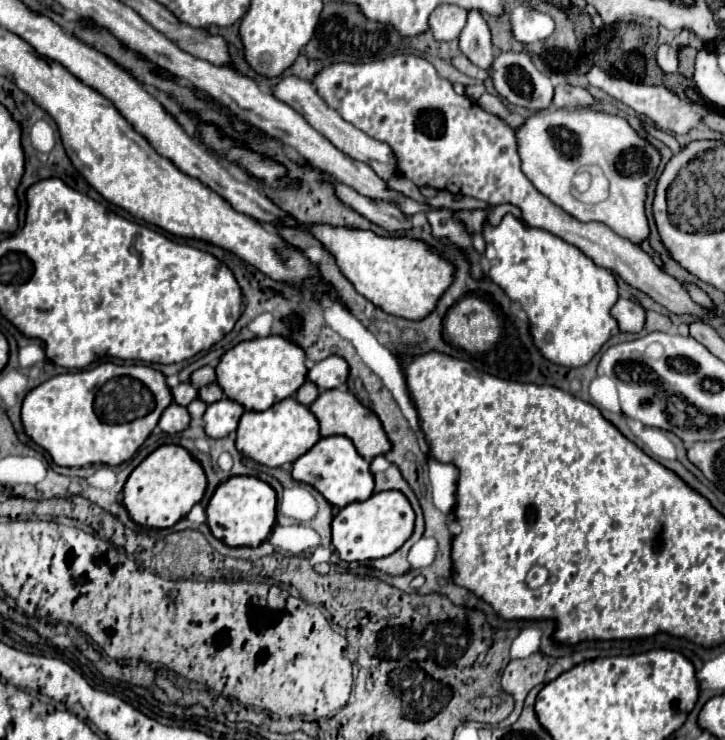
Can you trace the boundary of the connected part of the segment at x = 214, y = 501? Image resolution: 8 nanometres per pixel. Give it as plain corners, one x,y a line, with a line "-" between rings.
230,477
216,487
208,501
206,517
216,539
230,547
256,547
268,537
276,521
276,493
268,483
256,477

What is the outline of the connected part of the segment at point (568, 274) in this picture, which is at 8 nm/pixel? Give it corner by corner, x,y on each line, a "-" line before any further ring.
504,215
500,225
484,227
486,239
486,259
490,259
490,279
504,289
504,293
522,303
530,319
530,335
540,353
562,367
582,367
586,365
610,339
612,331
618,327
610,309
618,301
618,285
612,271
598,267
588,255
578,247
562,241
560,237
534,227
524,227
514,215

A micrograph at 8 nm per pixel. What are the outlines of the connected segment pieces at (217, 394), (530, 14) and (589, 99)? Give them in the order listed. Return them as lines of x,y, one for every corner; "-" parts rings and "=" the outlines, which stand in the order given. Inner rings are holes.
210,383
210,385
204,385
198,389
198,397
204,401
204,403
214,403
218,399
224,397
222,389
216,385
216,383
=
520,5
510,13
510,29
512,37
518,43
528,45
550,35
550,17
526,5
=
558,85
554,93
554,107
558,109
572,109
572,107
592,107
598,101
582,87
572,85

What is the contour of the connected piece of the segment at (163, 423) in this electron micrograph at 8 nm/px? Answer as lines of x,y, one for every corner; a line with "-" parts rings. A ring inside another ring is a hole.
172,403
172,405
168,405
168,407
164,409
164,413
162,413
160,421
158,421
158,427
160,427
164,433
174,435
174,433
184,431
184,429
188,427
188,423
190,423
190,415
188,415
186,407
180,407
180,405

